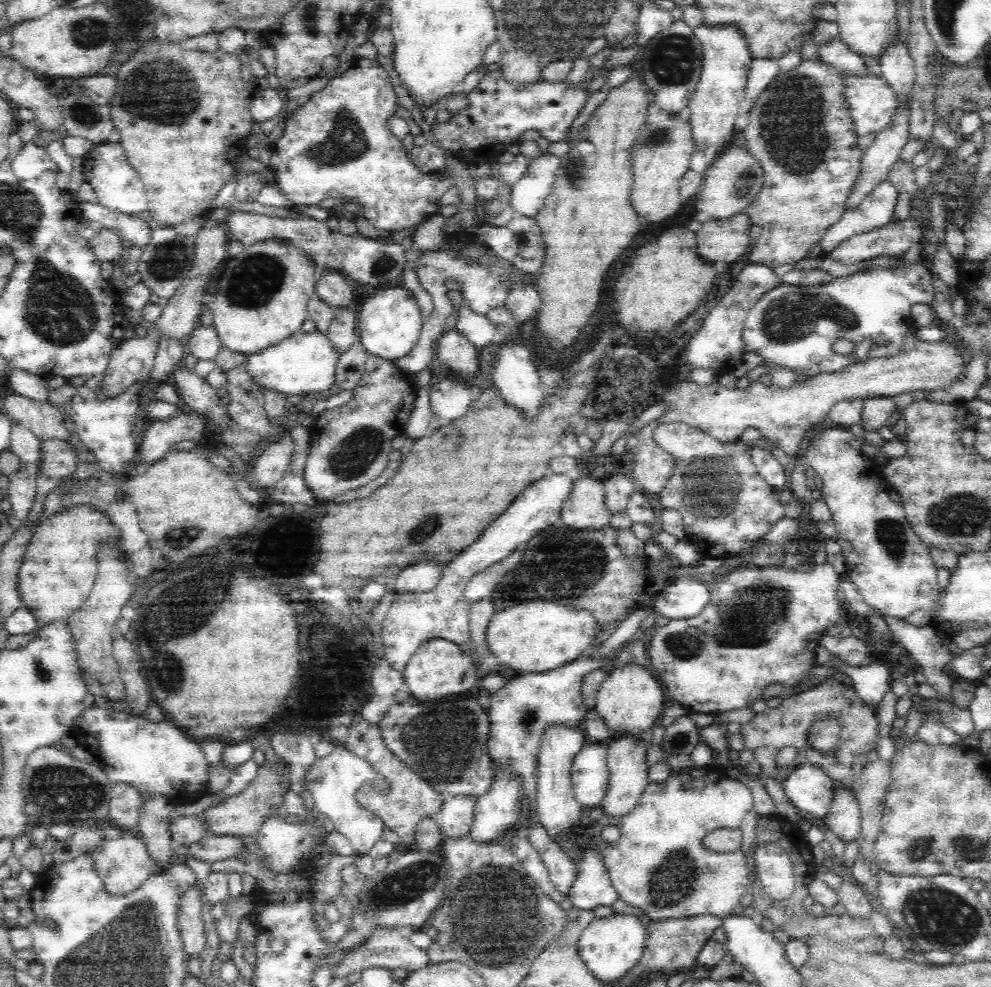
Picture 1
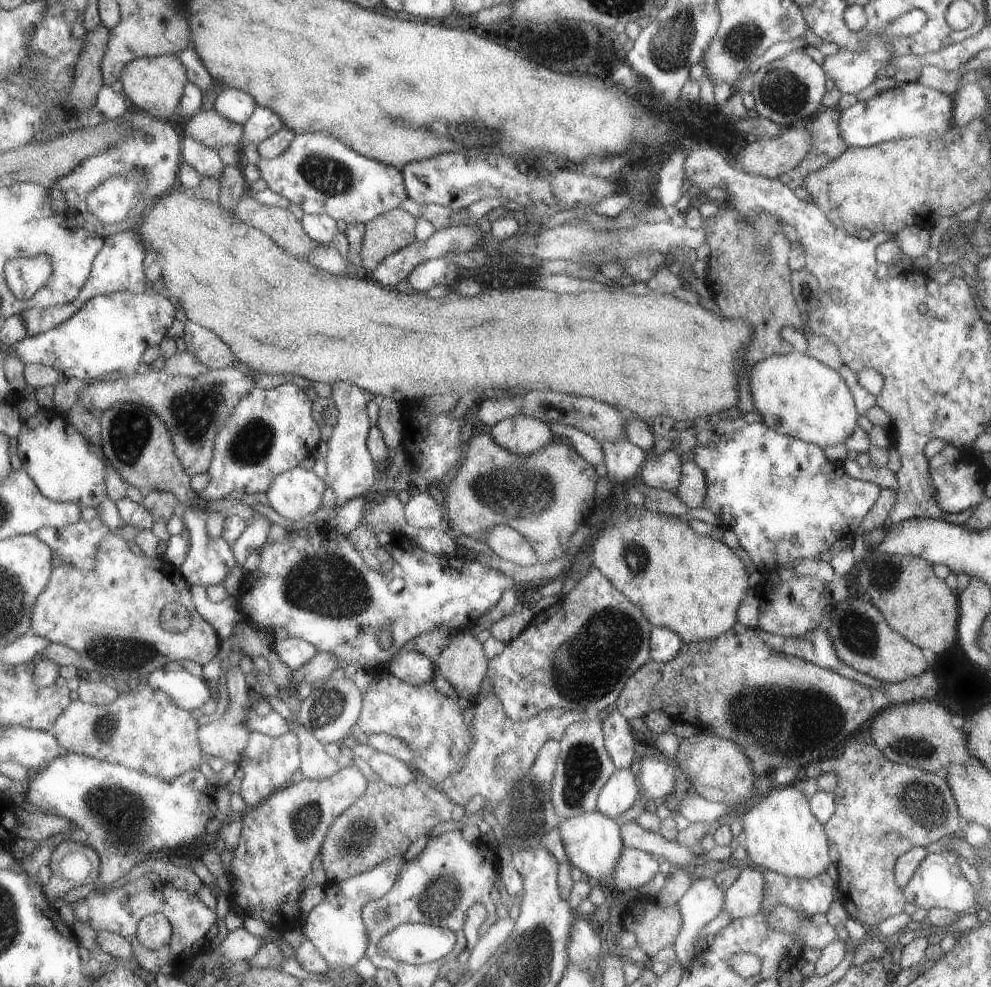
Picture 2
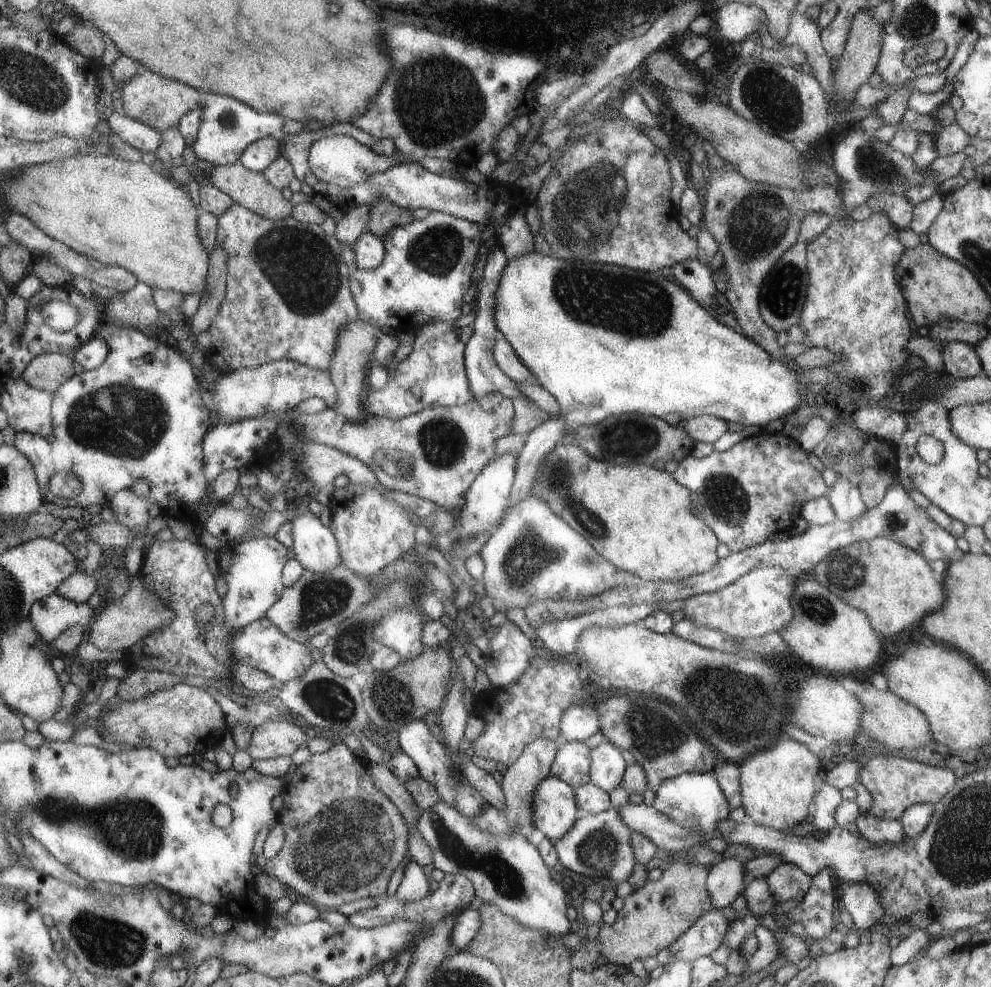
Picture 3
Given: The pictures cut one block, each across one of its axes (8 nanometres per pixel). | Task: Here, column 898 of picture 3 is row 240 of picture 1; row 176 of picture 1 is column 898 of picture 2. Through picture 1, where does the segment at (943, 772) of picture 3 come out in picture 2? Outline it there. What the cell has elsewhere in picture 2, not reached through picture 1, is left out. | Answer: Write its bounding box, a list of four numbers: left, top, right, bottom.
[814,740,962,928]

